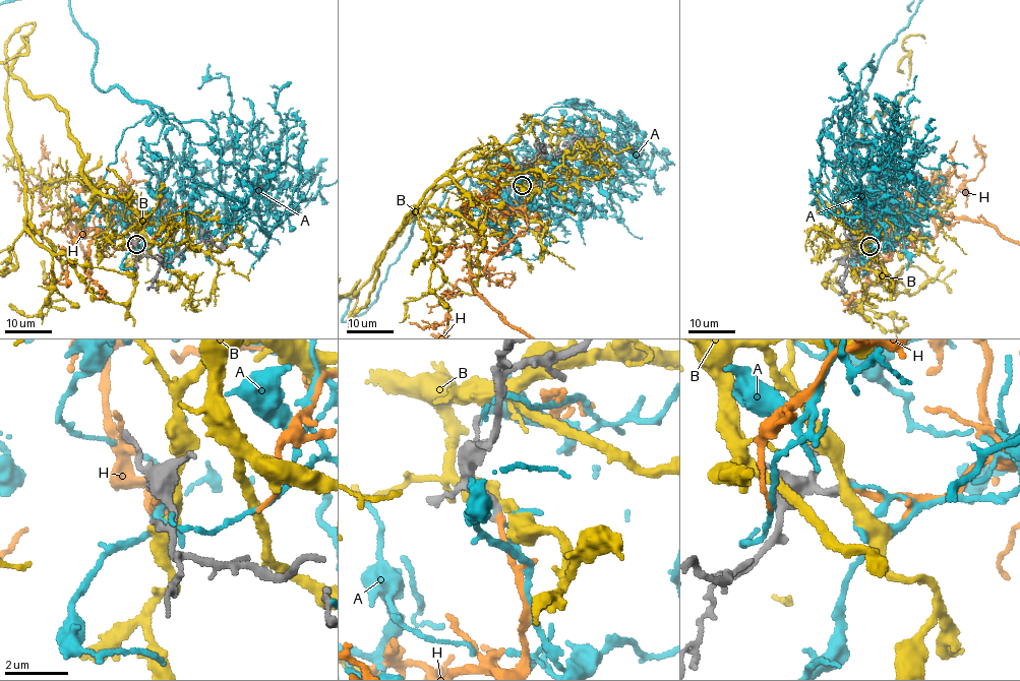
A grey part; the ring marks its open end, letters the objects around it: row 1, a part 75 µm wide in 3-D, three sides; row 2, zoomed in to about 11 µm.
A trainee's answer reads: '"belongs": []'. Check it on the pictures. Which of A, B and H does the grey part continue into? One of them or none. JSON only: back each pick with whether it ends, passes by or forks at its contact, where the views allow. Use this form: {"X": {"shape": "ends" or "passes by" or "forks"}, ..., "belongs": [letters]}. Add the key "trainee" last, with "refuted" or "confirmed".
{"H": {"shape": "ends"}, "belongs": ["H"], "trainee": "refuted"}

